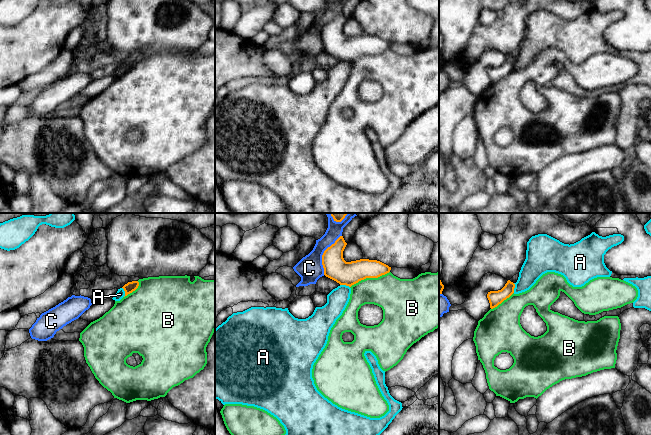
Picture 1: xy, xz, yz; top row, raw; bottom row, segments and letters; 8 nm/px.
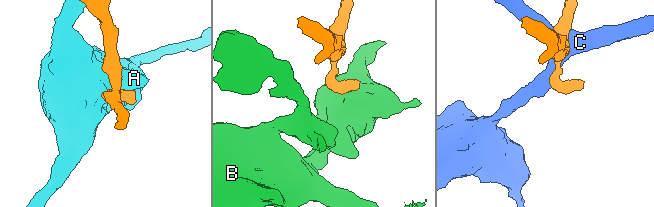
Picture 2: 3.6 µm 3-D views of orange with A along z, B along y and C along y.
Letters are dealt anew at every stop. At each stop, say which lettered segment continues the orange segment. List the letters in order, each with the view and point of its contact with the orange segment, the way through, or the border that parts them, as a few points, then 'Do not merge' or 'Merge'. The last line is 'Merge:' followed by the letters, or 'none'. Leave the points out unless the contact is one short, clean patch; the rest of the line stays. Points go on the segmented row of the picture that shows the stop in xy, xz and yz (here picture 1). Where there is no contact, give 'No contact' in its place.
A: Touches orange at xz (345, 284). Boundary: xz (340, 284), (345, 284), (349, 287). Do not merge
B: Touches orange at xz (369, 277). Do not merge
C: Touches orange at xz (323, 254). Do not merge
Merge: none

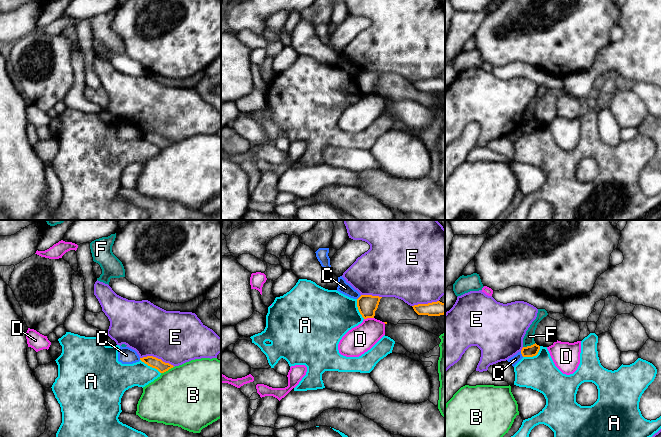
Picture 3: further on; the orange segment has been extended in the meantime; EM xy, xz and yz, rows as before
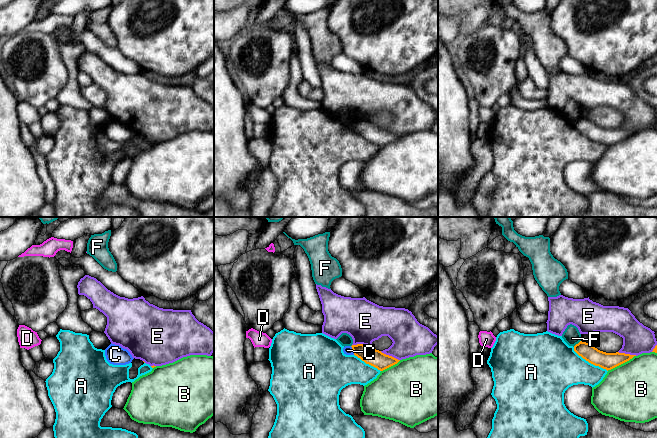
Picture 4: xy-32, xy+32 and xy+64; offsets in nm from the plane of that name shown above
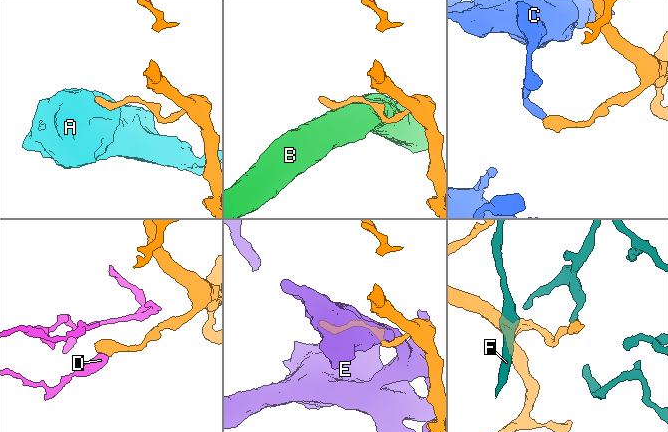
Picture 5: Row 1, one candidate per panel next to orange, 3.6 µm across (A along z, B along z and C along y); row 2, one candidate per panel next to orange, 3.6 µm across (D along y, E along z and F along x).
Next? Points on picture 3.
A: Touches orange at yz (533, 355). Boundary: yz (540, 346), (535, 355), (523, 357). Do not merge
B: Touches orange at xy (167, 370). Do not merge
C: Touches orange at yz (521, 353). Do not merge
D: Touches orange at xz (368, 317). Boundary: xz (373, 317), (364, 319). Do not merge
E: Touches orange at xy (157, 358). Do not merge
F: Touches orange at yz (529, 346). Boundary: yz (535, 343), (523, 347). Do not merge
Merge: none

